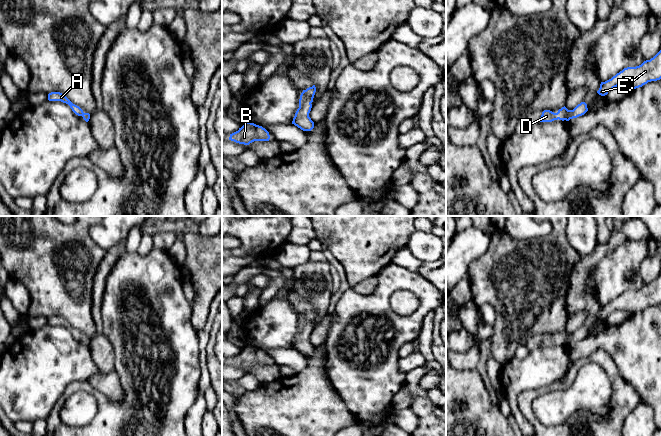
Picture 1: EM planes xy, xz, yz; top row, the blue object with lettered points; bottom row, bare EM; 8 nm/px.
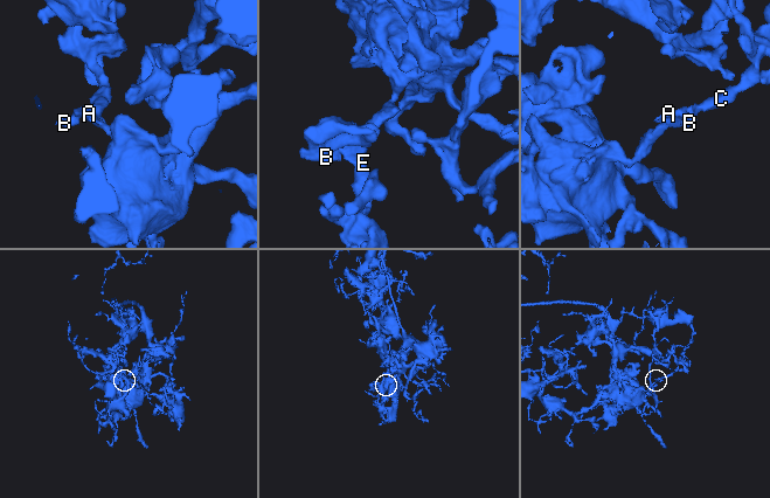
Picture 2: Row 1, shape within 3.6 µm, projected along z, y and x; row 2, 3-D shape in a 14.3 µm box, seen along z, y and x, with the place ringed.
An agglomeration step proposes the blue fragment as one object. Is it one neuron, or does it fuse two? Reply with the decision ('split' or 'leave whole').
leave whole

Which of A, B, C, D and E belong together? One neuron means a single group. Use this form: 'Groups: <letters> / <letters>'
Groups: A B C D E

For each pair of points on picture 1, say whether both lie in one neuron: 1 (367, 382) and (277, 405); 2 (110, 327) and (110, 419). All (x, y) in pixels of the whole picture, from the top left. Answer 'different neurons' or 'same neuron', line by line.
1: different neurons
2: same neuron

